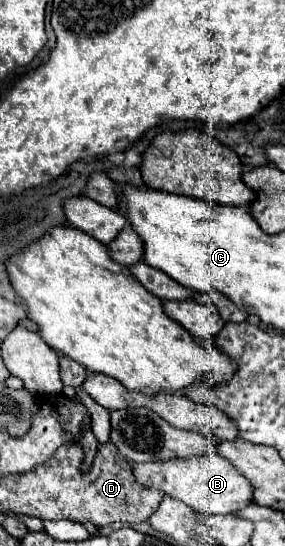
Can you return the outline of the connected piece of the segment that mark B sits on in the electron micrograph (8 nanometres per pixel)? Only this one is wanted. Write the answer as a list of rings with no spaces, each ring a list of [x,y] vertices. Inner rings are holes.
[[[219,455],[145,463],[145,465],[133,463],[133,473],[137,481],[141,481],[143,485],[159,489],[205,515],[229,515],[253,503],[253,485],[227,459],[221,459]]]

